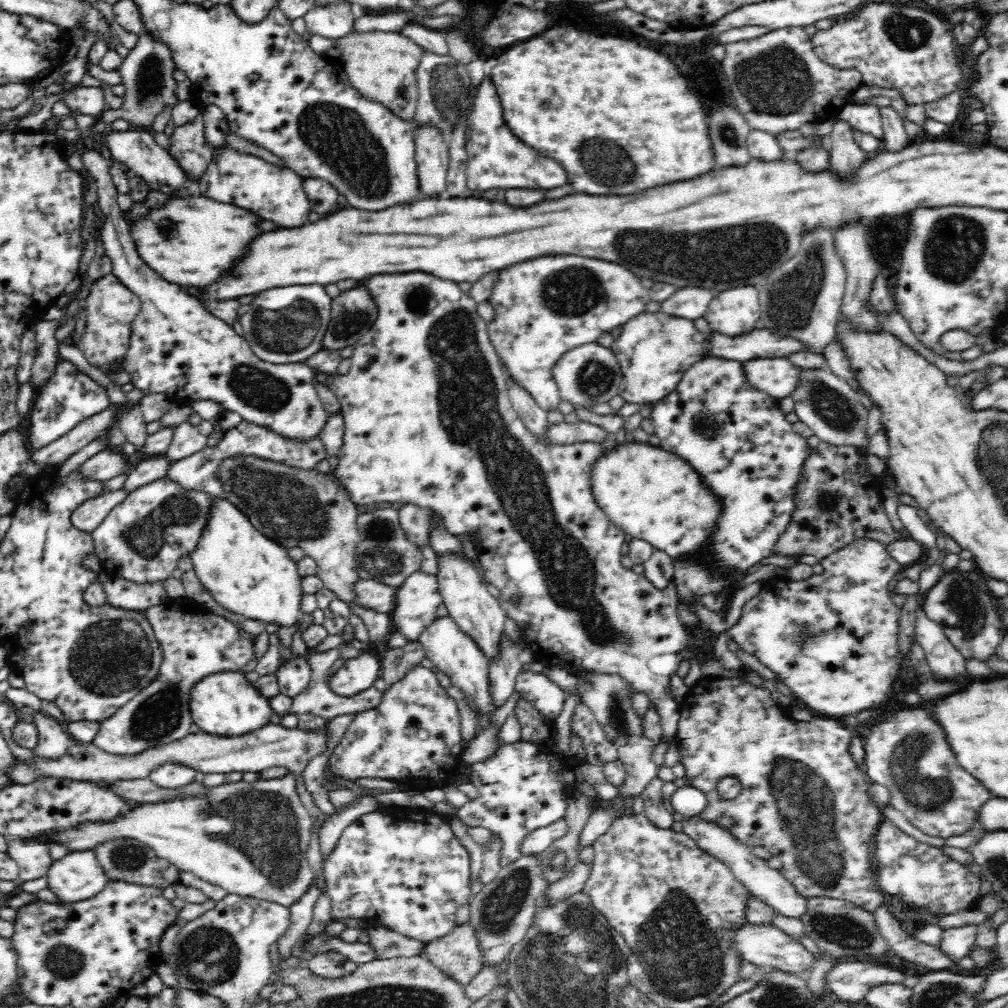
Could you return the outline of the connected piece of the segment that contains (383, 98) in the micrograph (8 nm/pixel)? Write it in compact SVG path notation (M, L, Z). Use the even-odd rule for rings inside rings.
M368 31L348 33L336 39L336 47L342 50L339 64L350 84L362 96L389 108L396 116L410 121L417 109L417 68L423 48L400 32Z

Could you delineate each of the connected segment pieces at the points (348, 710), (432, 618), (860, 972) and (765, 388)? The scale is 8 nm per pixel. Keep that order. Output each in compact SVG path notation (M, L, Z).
M341 646L333 650L328 650L324 653L312 652L309 656L311 680L309 681L308 687L301 693L298 694L293 699L293 704L290 709L290 713L296 713L300 716L301 714L314 714L316 716L321 716L327 720L334 718L335 716L340 716L340 714L356 714L370 710L371 708L376 708L376 705L380 705L384 699L385 692L380 692L374 687L368 688L368 690L362 693L356 694L355 696L339 696L335 694L330 689L328 685L328 671L332 668L333 663L341 658Z
M413 572L396 588L395 606L391 614L396 633L410 641L418 641L422 632L437 620L436 608L443 603L434 575Z
M883 961L836 963L825 975L830 994L853 1003L863 1001L872 986L902 984L906 977L906 973Z
M784 357L746 360L742 369L750 385L778 400L792 396L798 386L800 367Z

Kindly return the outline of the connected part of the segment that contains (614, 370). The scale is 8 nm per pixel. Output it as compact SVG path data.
M597 342L583 344L565 352L551 368L559 395L564 402L571 402L576 407L604 404L620 394L622 372L619 361L611 347L600 346Z

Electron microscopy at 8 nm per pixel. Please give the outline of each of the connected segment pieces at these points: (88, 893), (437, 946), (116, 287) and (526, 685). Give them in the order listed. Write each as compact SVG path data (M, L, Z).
M93 849L72 851L50 866L48 888L64 903L89 900L110 881Z
M470 920L457 924L450 934L431 940L424 951L436 967L464 986L483 969L478 935Z
M113 275L104 276L92 284L82 303L87 314L85 333L75 342L90 364L102 369L102 372L109 372L109 368L123 358L130 344L131 322L140 312L140 304L138 295L124 287Z
M530 670L522 671L516 678L515 691L521 693L522 699L532 703L552 726L568 697L542 673L536 674Z

